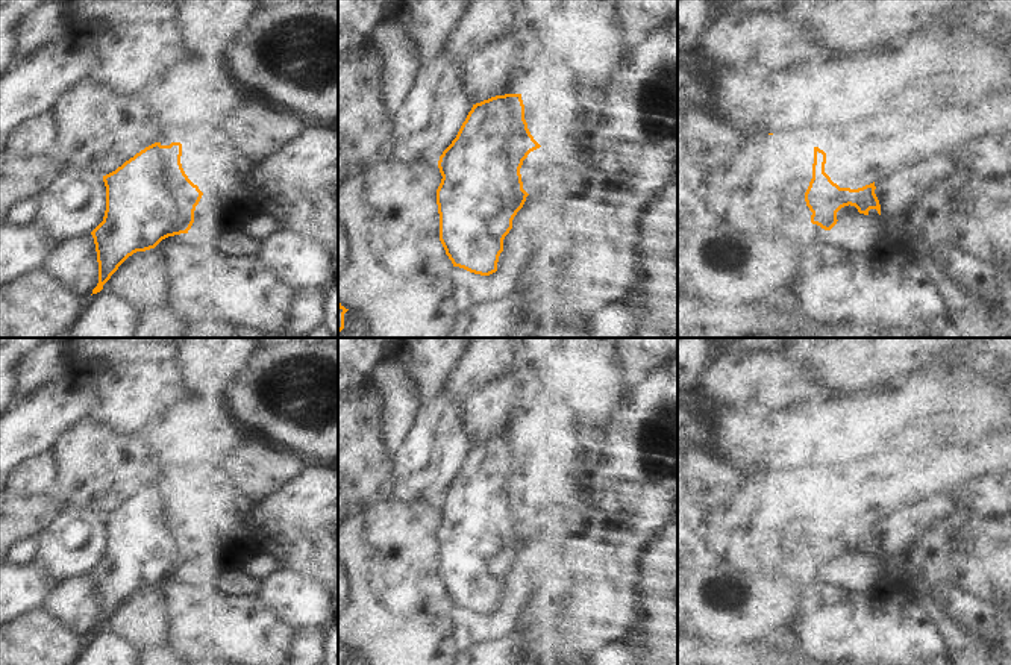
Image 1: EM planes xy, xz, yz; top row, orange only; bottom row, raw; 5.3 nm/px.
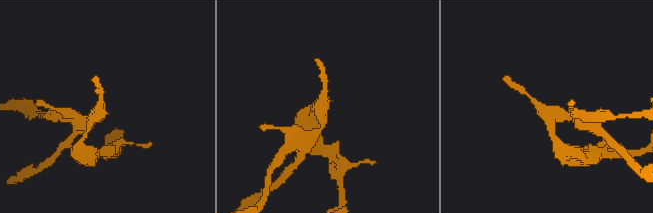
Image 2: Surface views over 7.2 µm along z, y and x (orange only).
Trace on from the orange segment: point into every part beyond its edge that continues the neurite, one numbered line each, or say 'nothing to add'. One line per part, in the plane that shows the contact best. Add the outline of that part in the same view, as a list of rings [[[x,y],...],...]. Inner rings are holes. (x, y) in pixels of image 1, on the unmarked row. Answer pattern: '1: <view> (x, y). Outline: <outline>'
nothing to add.

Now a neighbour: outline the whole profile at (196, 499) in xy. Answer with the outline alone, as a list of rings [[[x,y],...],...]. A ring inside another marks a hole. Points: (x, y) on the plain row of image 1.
[[[182,483],[180,503],[188,518],[203,533],[221,533],[227,529],[226,512],[217,506],[223,500],[223,488],[217,485]]]

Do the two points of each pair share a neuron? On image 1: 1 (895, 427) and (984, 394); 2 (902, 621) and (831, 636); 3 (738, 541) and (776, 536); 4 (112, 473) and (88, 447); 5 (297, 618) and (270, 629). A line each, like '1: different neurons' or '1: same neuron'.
1: same neuron
2: same neuron
3: same neuron
4: same neuron
5: different neurons

